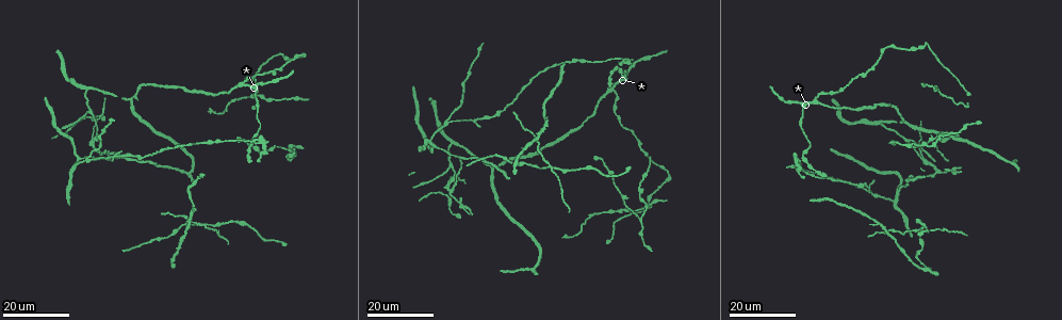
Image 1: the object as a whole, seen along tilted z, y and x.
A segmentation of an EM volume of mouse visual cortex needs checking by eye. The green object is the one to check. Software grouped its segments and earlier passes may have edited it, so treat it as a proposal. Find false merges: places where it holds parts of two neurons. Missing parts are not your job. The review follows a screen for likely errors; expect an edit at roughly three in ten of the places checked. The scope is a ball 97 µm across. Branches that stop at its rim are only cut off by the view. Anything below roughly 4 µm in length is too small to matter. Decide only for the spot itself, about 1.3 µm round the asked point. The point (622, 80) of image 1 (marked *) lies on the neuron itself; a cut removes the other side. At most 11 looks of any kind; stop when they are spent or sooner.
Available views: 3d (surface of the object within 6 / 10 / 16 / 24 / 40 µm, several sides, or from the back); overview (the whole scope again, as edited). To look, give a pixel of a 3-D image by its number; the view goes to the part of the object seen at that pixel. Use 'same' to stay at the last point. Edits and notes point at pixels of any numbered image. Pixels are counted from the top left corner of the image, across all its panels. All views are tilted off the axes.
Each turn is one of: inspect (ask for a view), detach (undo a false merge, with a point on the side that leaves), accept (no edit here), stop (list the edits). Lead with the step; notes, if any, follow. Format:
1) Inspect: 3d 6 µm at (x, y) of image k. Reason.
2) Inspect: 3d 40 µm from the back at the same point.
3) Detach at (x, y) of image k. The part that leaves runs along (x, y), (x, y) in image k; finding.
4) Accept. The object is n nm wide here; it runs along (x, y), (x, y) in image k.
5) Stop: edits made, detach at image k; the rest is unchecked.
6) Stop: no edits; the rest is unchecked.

Inspect: 3d 24 µm at (638, 219) of image 1. Arms part here.

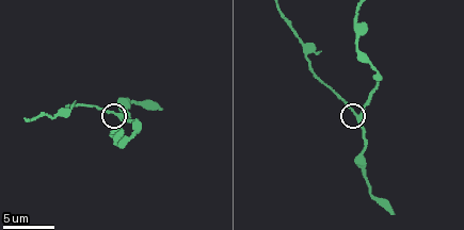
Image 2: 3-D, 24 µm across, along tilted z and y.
Inspect: 3d 6 µm at (361, 117) of image 2.

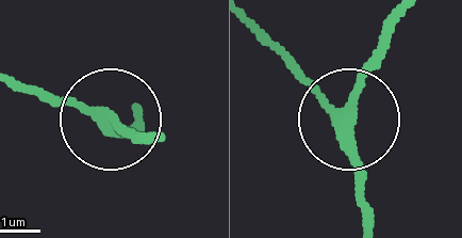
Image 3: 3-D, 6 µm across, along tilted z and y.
Accept. 3 arms meet here; all the same neuron.

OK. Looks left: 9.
Inspect: 3d 16 µm at (460, 157) of image 1. Side arm on a straight run.

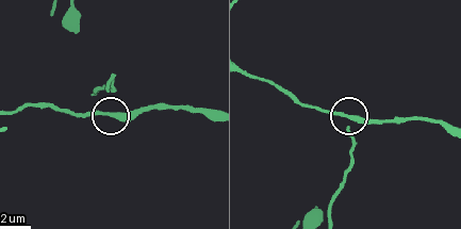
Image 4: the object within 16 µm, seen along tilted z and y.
Inspect: 3d 10 µm at (344, 114) of image 4.

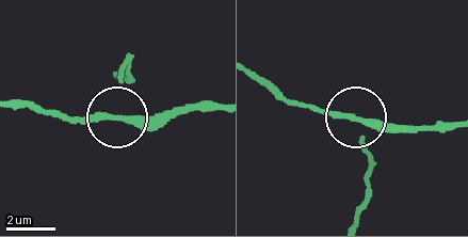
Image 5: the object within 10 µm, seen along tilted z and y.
Accept. 3 arms meet here; it runs along (258, 76), (295, 100), (399, 127), (421, 127) in image 5; all the same neuron.

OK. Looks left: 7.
Inspect: 3d 16 µm at (477, 120) of image 1. Thick turns thin.

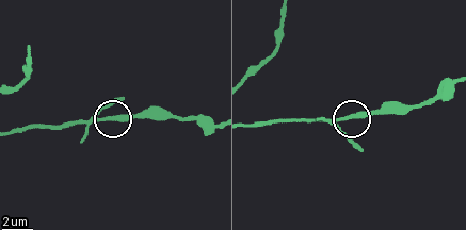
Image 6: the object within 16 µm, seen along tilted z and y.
Inspect: 3d 10 µm at (345, 119) of image 6. Zoom in.

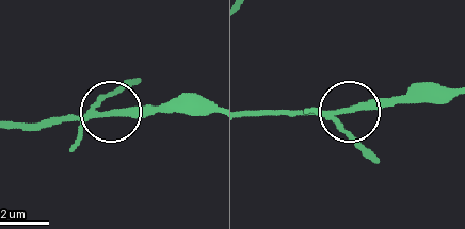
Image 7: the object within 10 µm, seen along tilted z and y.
Accept. It runs along (448, 87), (370, 101), (346, 114), (281, 114) in image 7; continuous, no second neuron.

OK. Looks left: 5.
Inspect: 3d 16 µm at (888, 233) of image 1. Three arms meet.

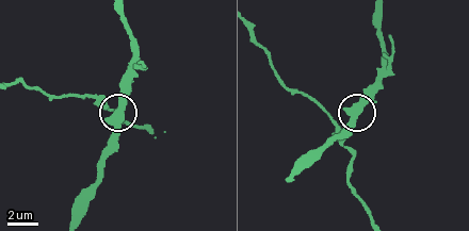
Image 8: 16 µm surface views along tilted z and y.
Inspect: 3d 10 µm at (349, 110) of image 8.

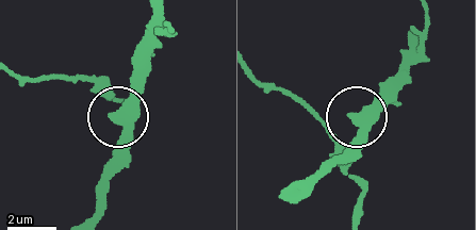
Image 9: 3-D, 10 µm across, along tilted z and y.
Accept. 3 arms meet here; it runs along (410, 44), (405, 68), (360, 116), (354, 154) in image 9; all the same neuron.

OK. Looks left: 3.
Inspect: 3d 16 µm at (550, 168) of image 1. A fork.

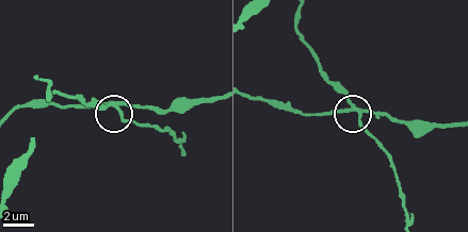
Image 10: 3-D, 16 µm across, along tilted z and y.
Inspect: 3d 6 µm at (350, 110) of image 10.

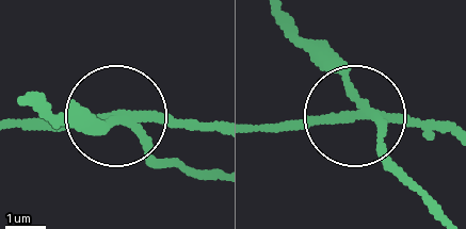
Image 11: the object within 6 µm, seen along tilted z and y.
Accept. 3 arms meet here; one neuron here.

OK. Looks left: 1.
Stop: no edits; the rest is unchecked.

